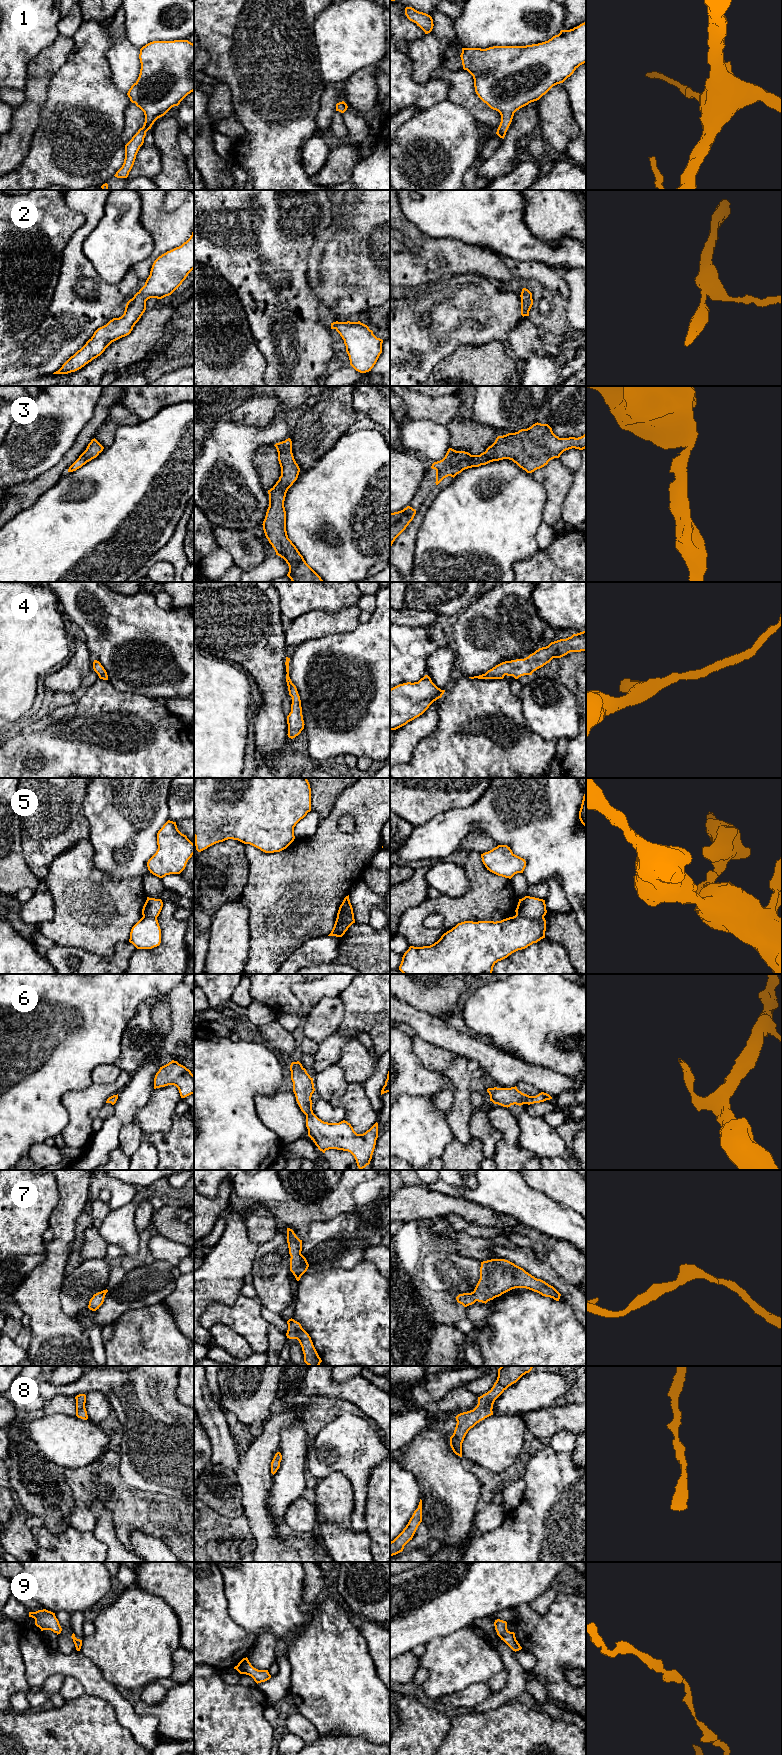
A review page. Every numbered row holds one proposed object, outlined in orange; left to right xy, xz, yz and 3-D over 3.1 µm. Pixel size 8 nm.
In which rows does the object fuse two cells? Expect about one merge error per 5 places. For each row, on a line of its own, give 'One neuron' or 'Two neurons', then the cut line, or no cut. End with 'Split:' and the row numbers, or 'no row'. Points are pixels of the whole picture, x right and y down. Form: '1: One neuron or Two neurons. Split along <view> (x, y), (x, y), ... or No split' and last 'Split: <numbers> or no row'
1: One neuron. No split
2: One neuron. No split
3: One neuron. No split
4: One neuron. No split
5: Two neurons. Split along yz (516, 914), (528, 918), (543, 917)
6: One neuron. No split
7: One neuron. No split
8: One neuron. No split
9: One neuron. No split
Split: 5

